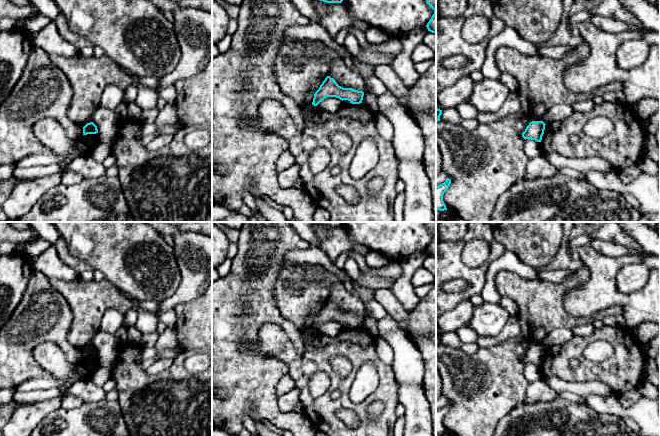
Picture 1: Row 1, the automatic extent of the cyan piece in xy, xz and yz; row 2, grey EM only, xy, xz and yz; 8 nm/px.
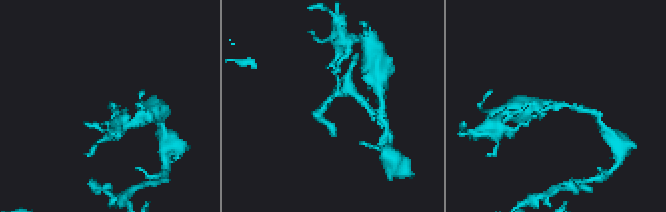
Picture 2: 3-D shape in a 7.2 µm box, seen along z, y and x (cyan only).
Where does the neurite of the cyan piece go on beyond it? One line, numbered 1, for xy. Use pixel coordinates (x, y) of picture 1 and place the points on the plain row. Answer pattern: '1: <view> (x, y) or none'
1: none

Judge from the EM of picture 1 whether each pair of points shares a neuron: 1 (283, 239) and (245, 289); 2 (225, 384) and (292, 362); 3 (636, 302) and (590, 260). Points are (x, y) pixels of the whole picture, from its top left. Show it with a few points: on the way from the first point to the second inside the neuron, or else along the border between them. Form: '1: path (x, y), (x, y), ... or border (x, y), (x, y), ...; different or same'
1: path (271, 253), (271, 266), (267, 274), (259, 279); same
2: border (264, 355), (281, 359), (289, 372); different
3: path (623, 300), (603, 281), (603, 273); same

